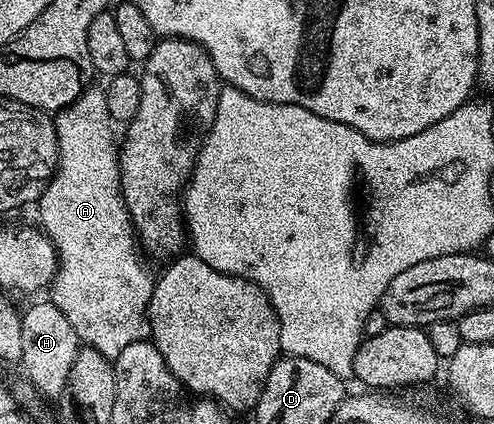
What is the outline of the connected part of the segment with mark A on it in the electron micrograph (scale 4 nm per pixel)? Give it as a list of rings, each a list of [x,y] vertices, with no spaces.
[[[96,84],[89,85],[66,108],[55,111],[54,123],[58,138],[56,170],[38,203],[39,225],[56,249],[56,274],[52,277],[50,300],[58,312],[70,320],[70,328],[74,328],[83,345],[115,360],[122,348],[149,337],[148,305],[154,285],[154,274],[144,267],[140,259],[138,239],[128,217],[124,193],[120,190],[118,130],[110,116],[110,108],[106,108],[103,89]]]

